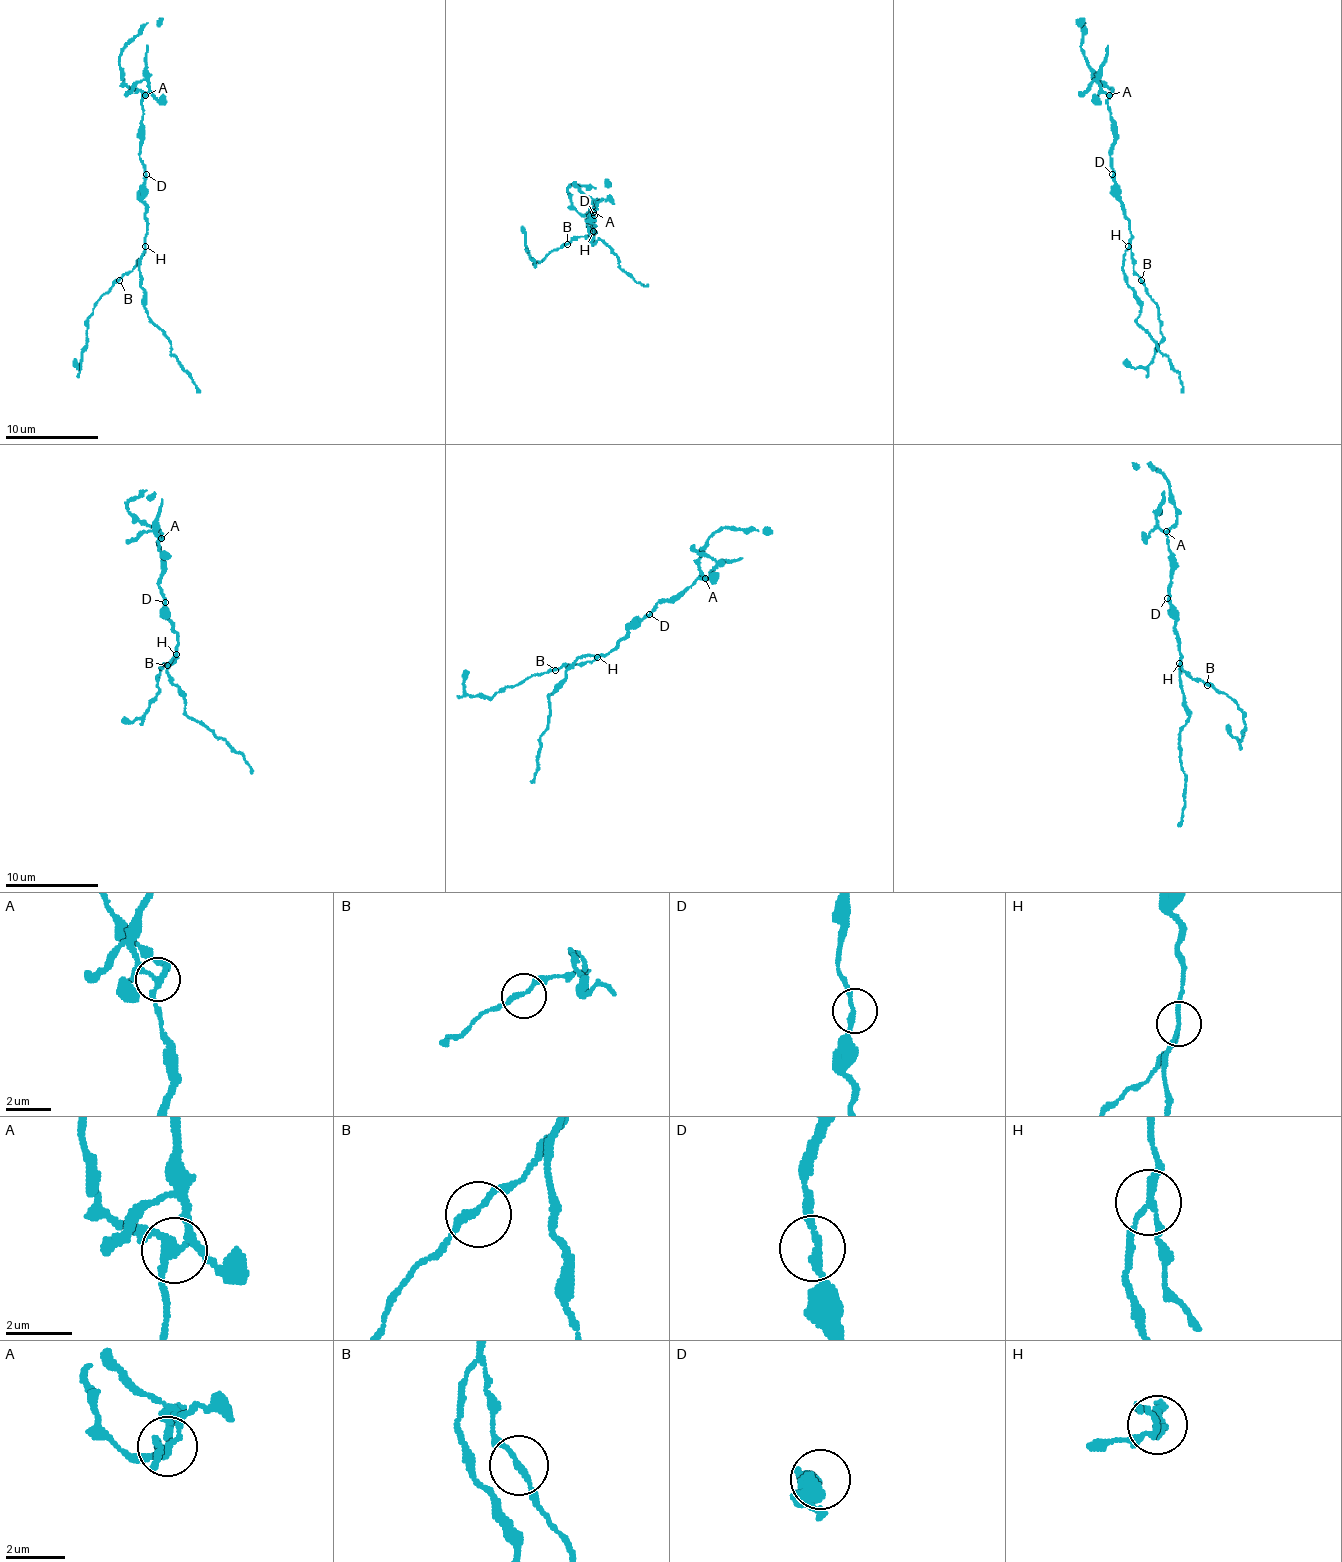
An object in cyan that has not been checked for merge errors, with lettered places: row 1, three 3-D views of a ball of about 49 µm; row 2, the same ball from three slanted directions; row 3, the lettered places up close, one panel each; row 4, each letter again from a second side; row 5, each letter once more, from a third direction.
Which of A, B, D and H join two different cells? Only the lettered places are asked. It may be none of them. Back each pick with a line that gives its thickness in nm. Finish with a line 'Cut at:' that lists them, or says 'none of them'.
A: 220 nm
H: 160 nm
Cut at: A, H

